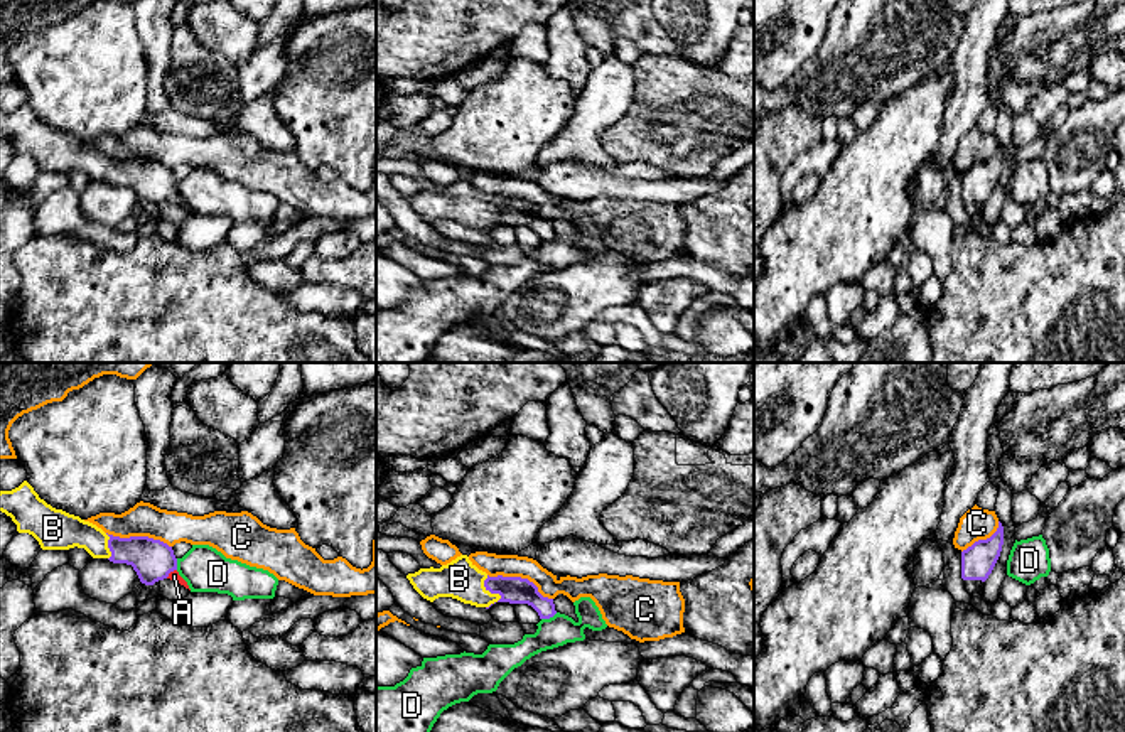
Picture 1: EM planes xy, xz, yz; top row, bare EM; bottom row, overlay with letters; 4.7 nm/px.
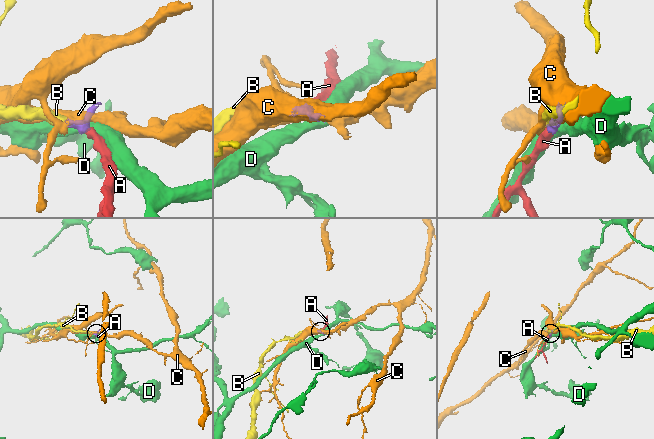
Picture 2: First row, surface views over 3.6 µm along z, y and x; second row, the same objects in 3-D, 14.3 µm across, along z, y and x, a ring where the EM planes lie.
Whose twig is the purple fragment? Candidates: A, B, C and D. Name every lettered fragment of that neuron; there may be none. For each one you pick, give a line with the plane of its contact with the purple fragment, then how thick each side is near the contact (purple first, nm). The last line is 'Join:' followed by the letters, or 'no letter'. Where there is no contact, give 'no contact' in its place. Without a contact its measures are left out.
A: contact in xy; calibres 200 and 50 nm
B: contact in xz; calibres 130 and 190 nm
Join: A, B

